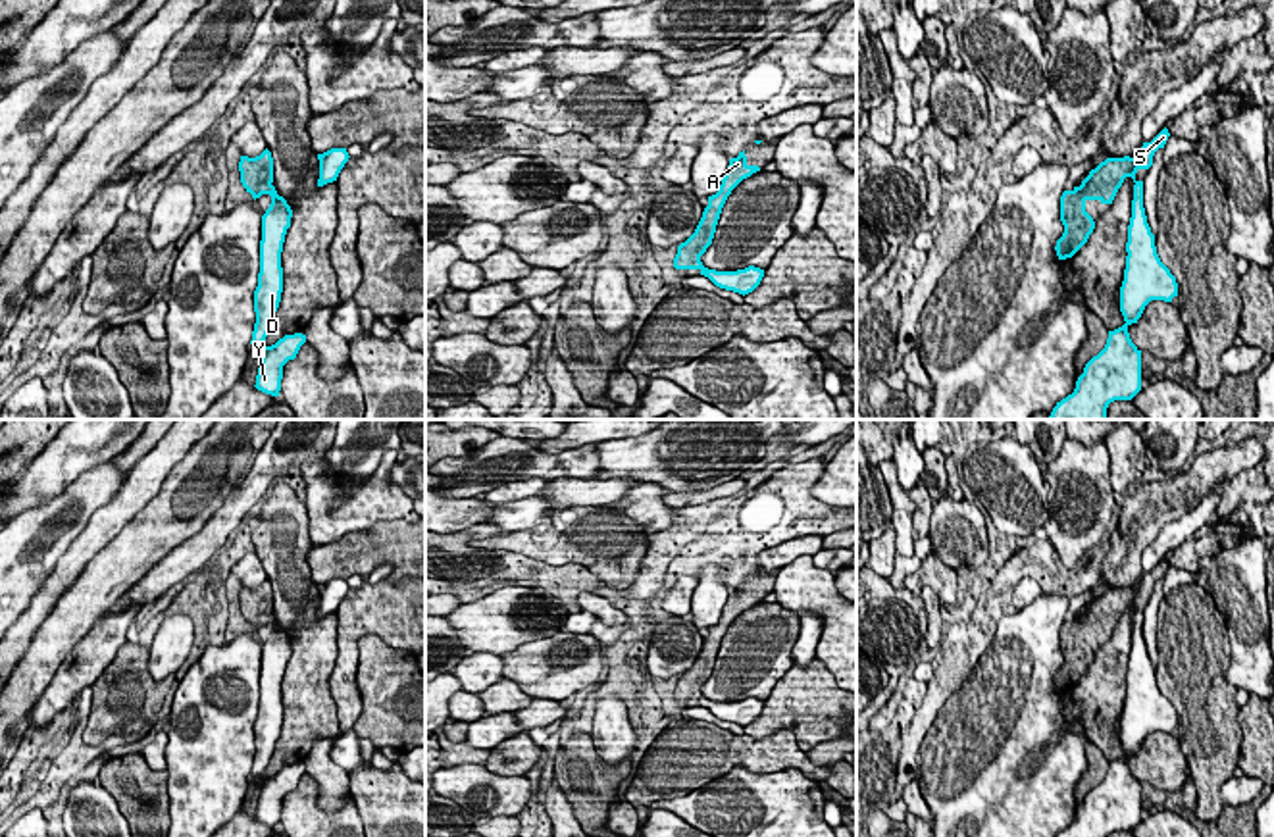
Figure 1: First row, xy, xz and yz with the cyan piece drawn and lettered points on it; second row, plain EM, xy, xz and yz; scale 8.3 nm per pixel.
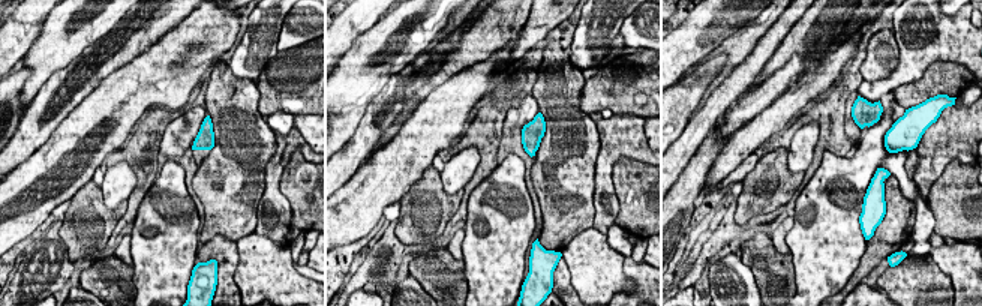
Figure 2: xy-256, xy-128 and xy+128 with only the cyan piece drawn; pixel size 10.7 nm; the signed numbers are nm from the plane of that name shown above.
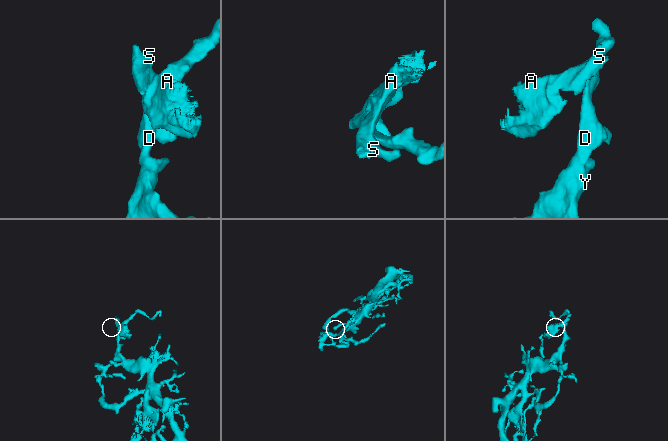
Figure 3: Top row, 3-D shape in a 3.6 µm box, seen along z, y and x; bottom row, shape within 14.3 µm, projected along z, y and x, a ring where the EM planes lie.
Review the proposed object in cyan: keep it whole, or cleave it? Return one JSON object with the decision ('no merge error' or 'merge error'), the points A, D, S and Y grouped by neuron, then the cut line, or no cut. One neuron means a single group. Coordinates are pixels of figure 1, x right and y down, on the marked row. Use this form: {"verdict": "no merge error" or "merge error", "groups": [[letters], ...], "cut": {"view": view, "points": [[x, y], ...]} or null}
{"verdict": "merge error", "groups": [["A", "S"], ["D", "Y"]], "cut": {"view": "xy", "points": [[272, 185], [266, 193]]}}

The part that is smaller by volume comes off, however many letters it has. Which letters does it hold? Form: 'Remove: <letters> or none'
Remove: A, S

